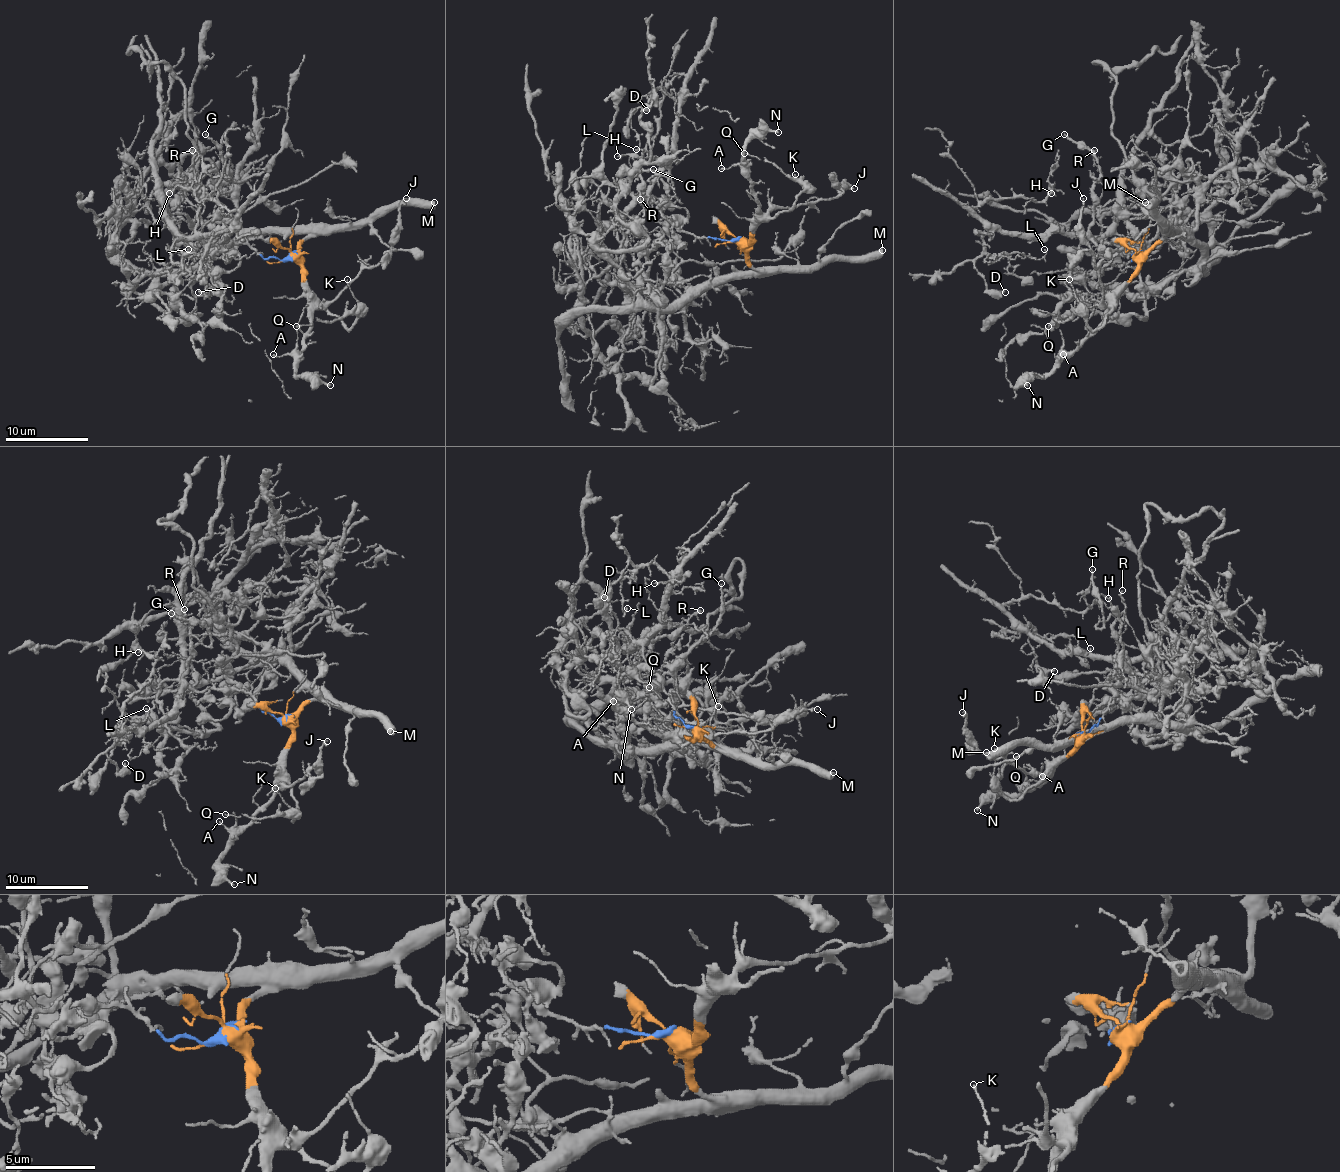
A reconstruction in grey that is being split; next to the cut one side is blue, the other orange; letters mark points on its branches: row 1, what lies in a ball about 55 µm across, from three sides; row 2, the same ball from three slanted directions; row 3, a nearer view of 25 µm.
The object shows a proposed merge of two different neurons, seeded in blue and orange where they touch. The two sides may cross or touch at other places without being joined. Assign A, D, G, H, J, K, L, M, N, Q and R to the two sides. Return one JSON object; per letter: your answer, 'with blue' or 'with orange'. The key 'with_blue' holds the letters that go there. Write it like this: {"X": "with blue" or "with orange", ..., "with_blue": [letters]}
{"A": "with orange", "D": "with blue", "G": "with blue", "H": "with blue", "J": "with orange", "K": "with orange", "L": "with blue", "M": "with orange", "N": "with orange", "Q": "with orange", "R": "with blue", "with_blue": ["D", "G", "H", "L", "R"]}

